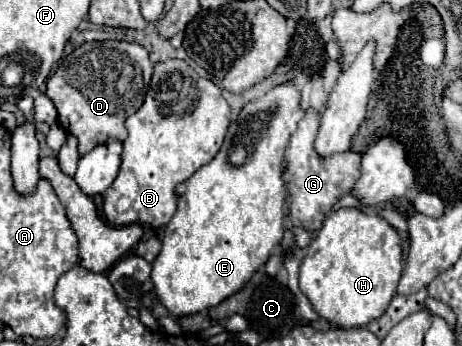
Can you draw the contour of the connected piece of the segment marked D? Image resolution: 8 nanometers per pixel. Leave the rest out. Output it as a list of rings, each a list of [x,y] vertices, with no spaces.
[[[87,42],[63,58],[55,74],[47,80],[45,94],[55,102],[61,128],[77,138],[79,156],[99,144],[127,138],[125,120],[141,108],[151,74],[153,62],[149,60],[149,52],[137,42]]]

